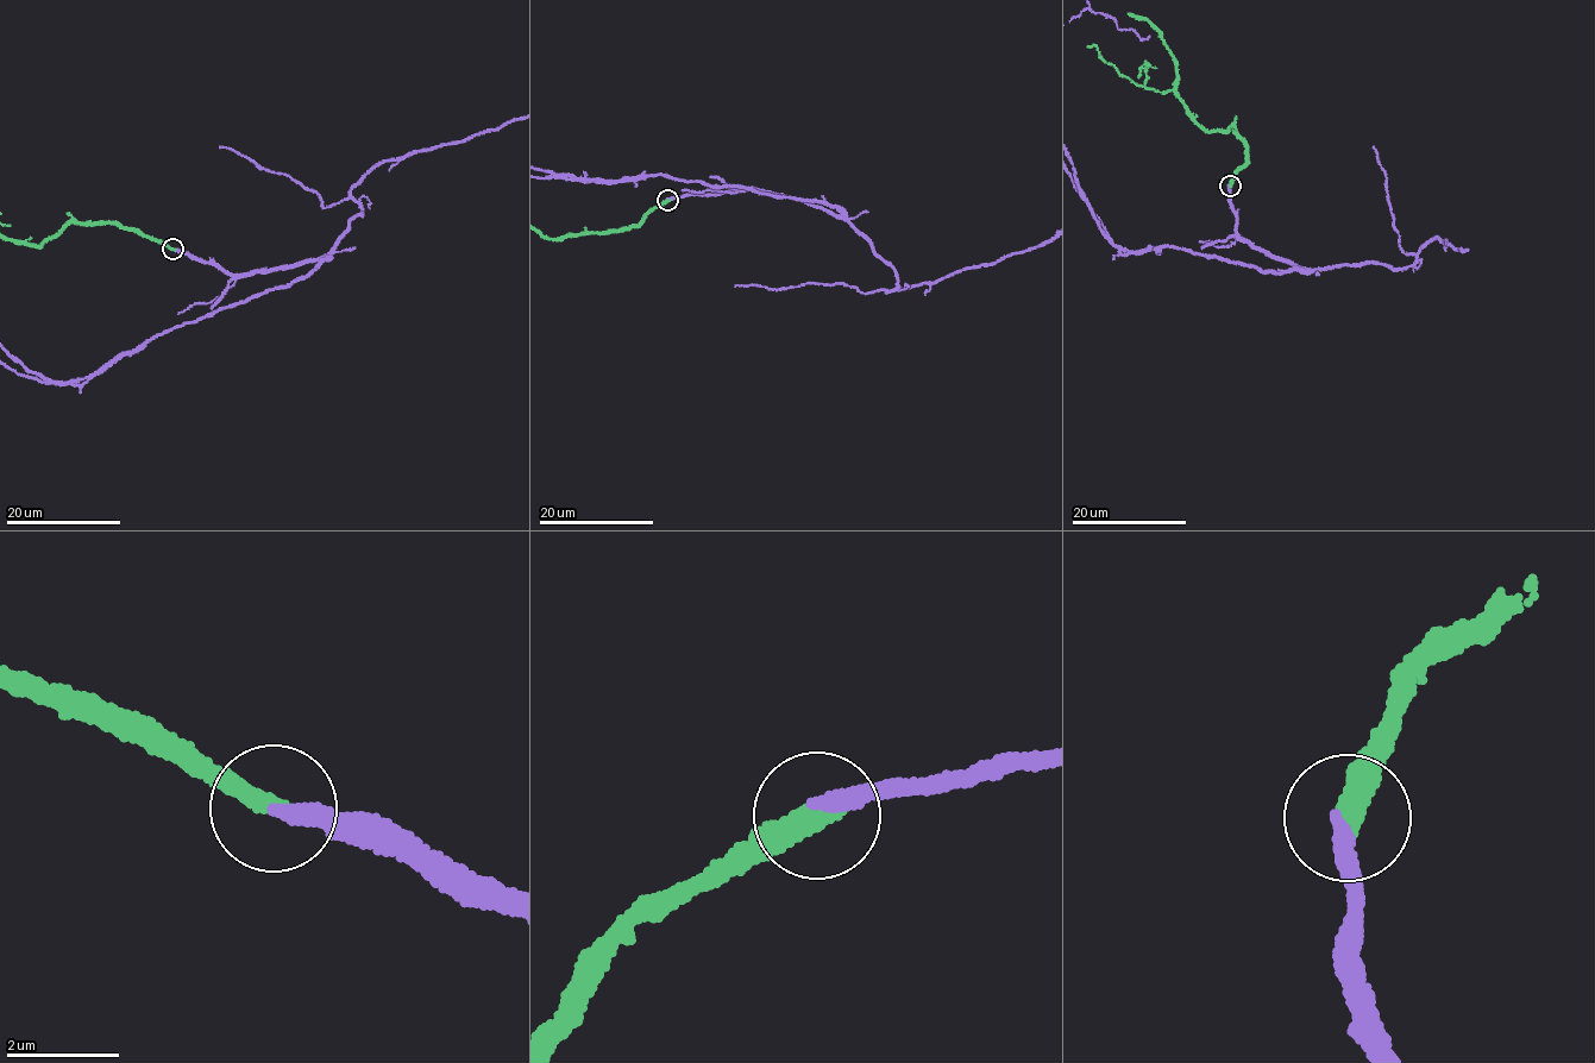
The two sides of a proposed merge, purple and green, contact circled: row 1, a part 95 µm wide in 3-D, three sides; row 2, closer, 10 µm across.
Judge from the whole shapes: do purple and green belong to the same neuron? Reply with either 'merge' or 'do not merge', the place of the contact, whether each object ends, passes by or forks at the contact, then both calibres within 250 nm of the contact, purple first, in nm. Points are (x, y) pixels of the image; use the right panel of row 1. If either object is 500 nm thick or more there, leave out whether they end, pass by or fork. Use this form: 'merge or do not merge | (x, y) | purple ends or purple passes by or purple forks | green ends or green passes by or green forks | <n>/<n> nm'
merge | (1230, 186) | purple ends | green ends | 320/420 nm

